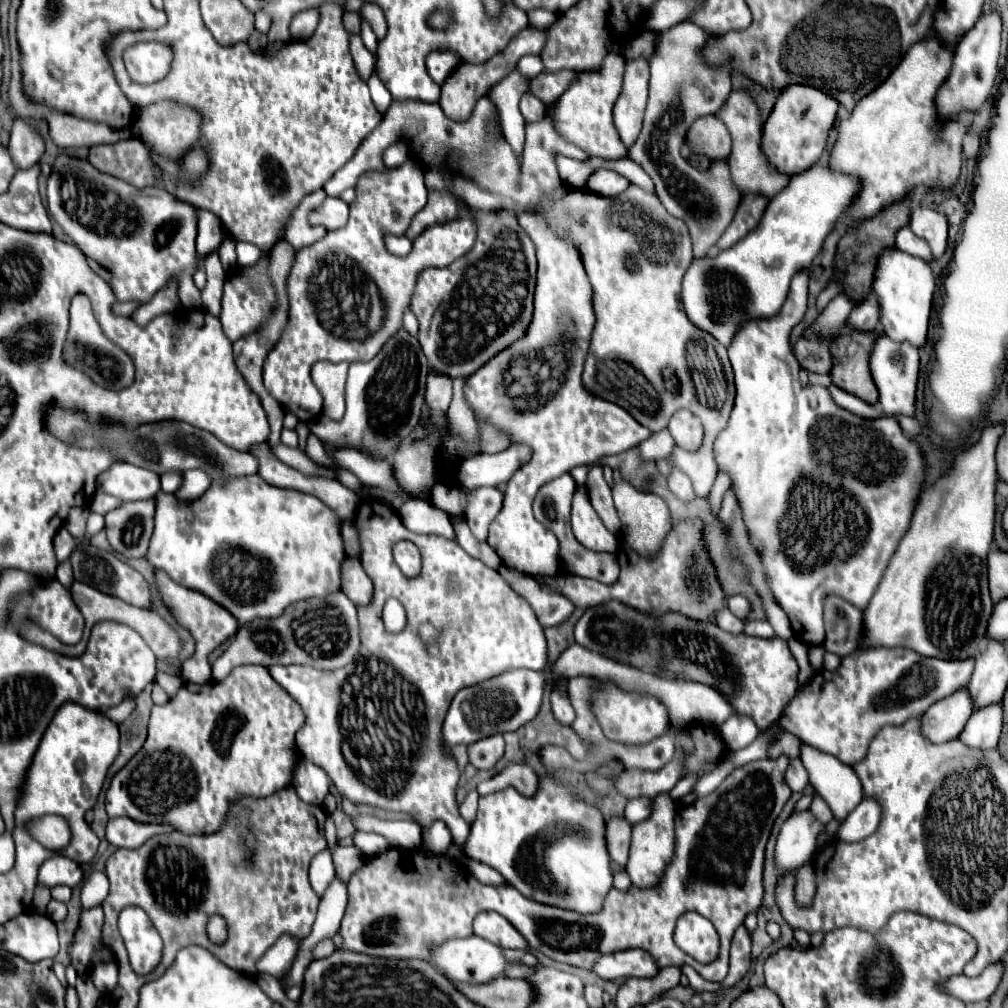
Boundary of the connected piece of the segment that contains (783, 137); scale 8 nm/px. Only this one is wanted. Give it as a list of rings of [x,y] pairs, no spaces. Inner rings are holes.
[[[810,86],[784,88],[764,124],[764,150],[768,150],[768,158],[772,158],[780,170],[788,170],[788,174],[808,170],[808,166],[818,162],[826,148],[826,138],[834,126],[836,112],[838,102],[820,90],[814,90]]]

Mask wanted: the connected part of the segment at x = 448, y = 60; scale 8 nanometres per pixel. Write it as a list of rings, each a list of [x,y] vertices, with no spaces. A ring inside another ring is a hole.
[[[432,52],[426,58],[426,68],[428,68],[428,76],[436,82],[436,84],[444,84],[452,70],[462,62],[462,58],[458,54],[444,54],[444,52]]]

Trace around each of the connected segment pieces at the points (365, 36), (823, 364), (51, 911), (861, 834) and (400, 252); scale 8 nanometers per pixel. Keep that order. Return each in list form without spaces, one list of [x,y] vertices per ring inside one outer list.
[[[362,22],[362,42],[364,42],[364,46],[370,50],[370,54],[376,54],[376,46],[378,46],[378,40],[376,40],[376,36],[374,36],[374,32],[372,32],[372,28],[368,26],[368,22]]]
[[[800,338],[794,346],[796,360],[802,368],[812,370],[816,374],[826,374],[832,368],[830,340],[822,338]]]
[[[50,900],[48,908],[46,908],[46,914],[54,920],[54,922],[62,922],[68,914],[68,908],[64,902],[58,902],[58,900]]]
[[[874,800],[860,802],[838,828],[836,840],[856,842],[870,836],[870,832],[874,832],[878,826],[878,818],[880,818],[880,806]]]
[[[386,236],[386,248],[396,256],[408,256],[412,242],[406,236]]]

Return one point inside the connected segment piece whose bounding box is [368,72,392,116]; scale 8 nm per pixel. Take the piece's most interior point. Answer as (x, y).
(378, 91)

